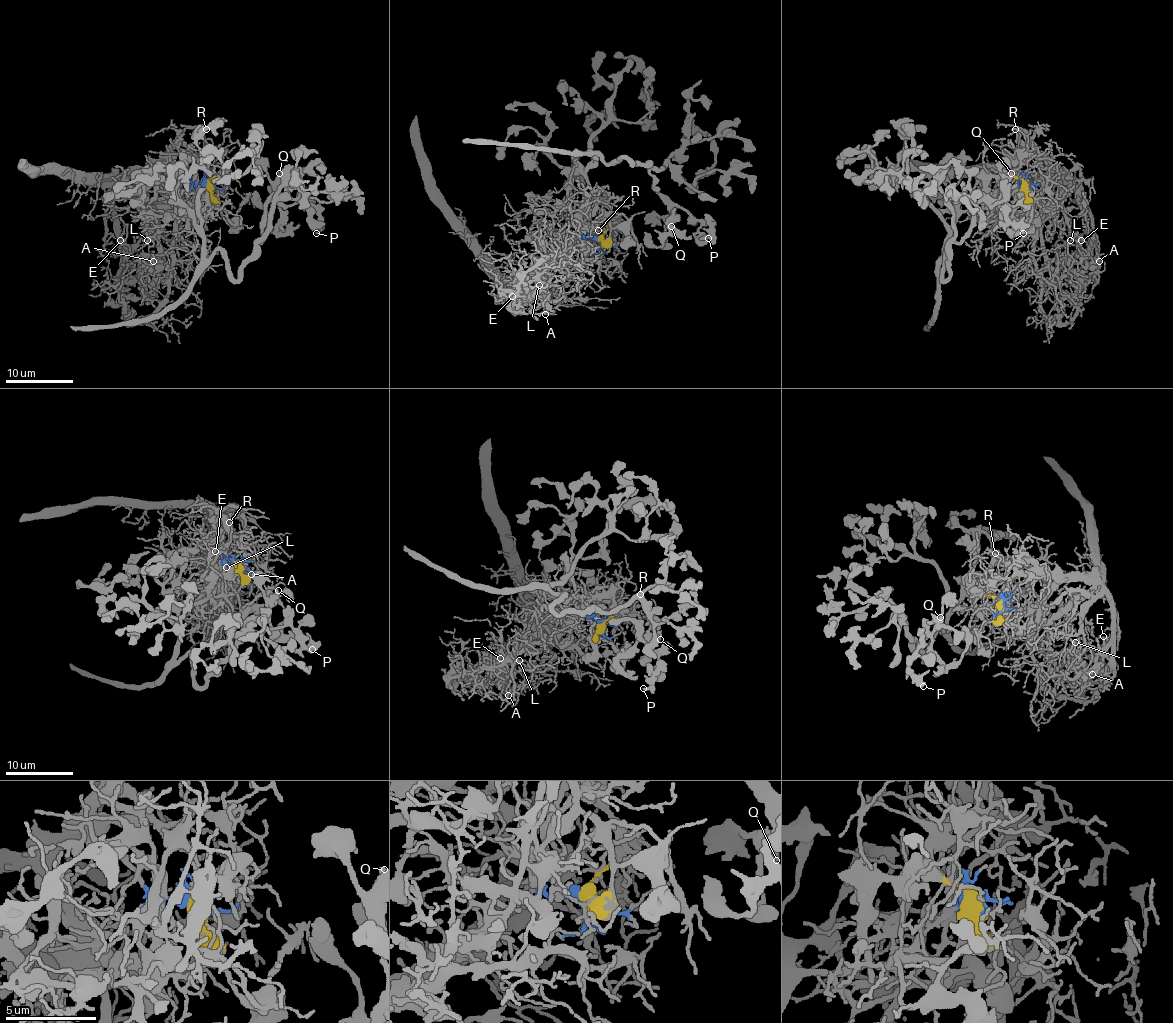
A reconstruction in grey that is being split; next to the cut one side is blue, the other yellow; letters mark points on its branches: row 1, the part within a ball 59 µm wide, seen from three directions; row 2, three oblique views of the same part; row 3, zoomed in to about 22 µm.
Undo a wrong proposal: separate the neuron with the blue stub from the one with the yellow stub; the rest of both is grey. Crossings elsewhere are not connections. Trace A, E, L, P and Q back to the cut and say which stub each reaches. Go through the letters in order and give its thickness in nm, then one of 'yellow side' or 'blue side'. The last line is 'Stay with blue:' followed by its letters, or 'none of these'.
A: calibre 190 nm; blue side
E: calibre 160 nm; blue side
L: calibre 150 nm; blue side
P: calibre 280 nm; yellow side
Q: calibre 420 nm; yellow side
Stay with blue: A, E, L

